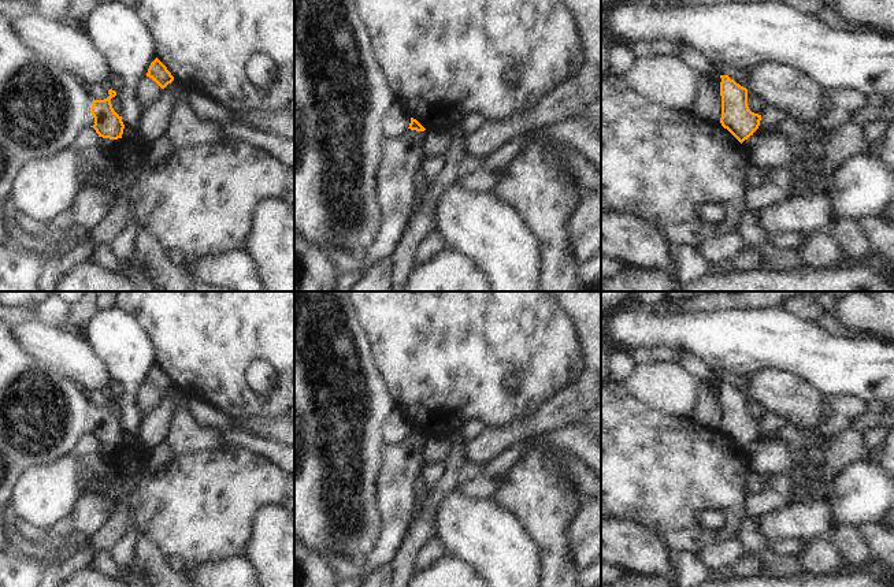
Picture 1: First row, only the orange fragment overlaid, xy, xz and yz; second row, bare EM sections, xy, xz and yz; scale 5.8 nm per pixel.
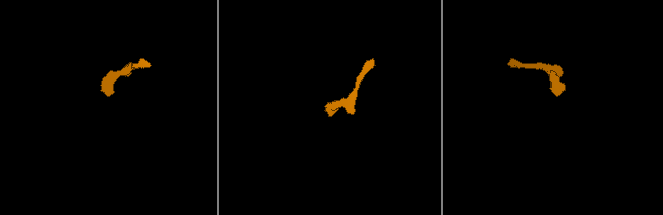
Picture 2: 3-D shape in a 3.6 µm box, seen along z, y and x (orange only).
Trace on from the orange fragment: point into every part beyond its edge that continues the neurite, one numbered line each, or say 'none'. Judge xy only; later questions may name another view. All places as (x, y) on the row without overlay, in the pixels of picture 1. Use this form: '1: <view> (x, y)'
1: xy (44, 413)

